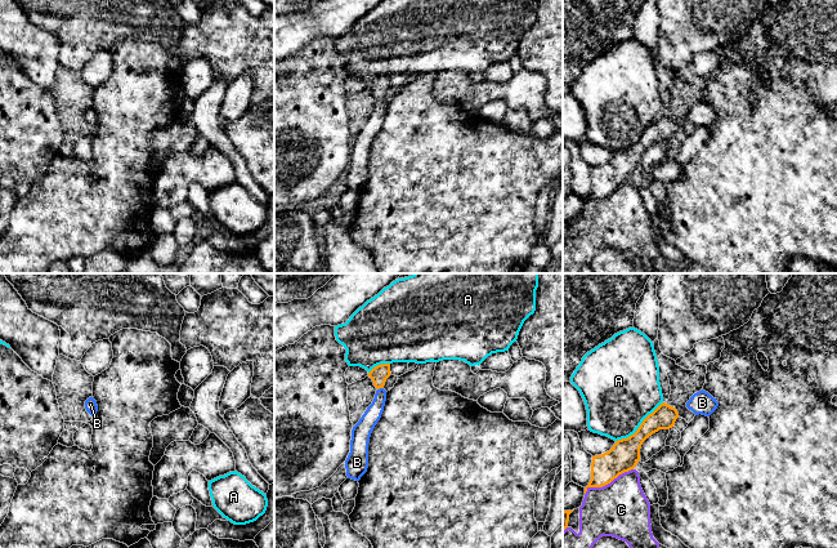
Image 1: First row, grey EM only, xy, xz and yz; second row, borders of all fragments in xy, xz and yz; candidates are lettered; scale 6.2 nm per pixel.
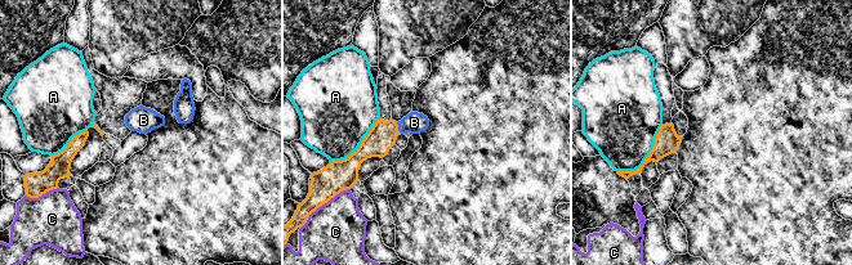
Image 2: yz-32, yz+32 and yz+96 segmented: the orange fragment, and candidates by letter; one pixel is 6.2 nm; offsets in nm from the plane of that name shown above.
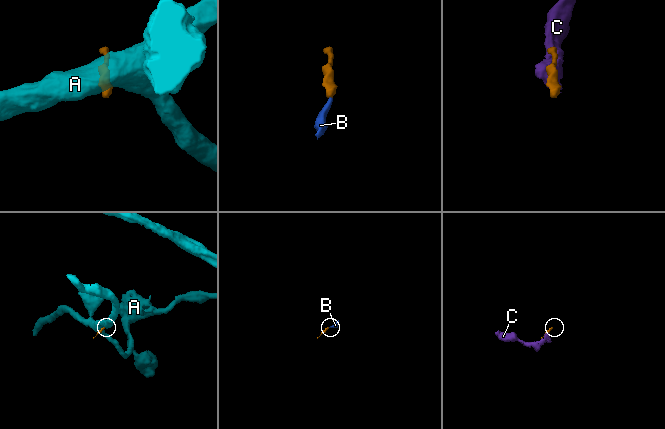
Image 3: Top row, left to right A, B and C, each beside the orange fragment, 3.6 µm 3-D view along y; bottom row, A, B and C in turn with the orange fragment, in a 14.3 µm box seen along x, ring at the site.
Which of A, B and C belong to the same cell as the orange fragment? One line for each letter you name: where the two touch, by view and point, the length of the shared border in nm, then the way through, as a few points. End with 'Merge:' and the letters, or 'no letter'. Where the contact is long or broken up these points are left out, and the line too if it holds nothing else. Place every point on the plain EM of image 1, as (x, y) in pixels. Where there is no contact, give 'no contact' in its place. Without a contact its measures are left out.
B: contact xz (380, 98); length 40 nm; way xz (379, 85), (380, 98), (377, 117), (366, 136)
Merge: B

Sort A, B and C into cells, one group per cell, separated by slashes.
A / B / C

